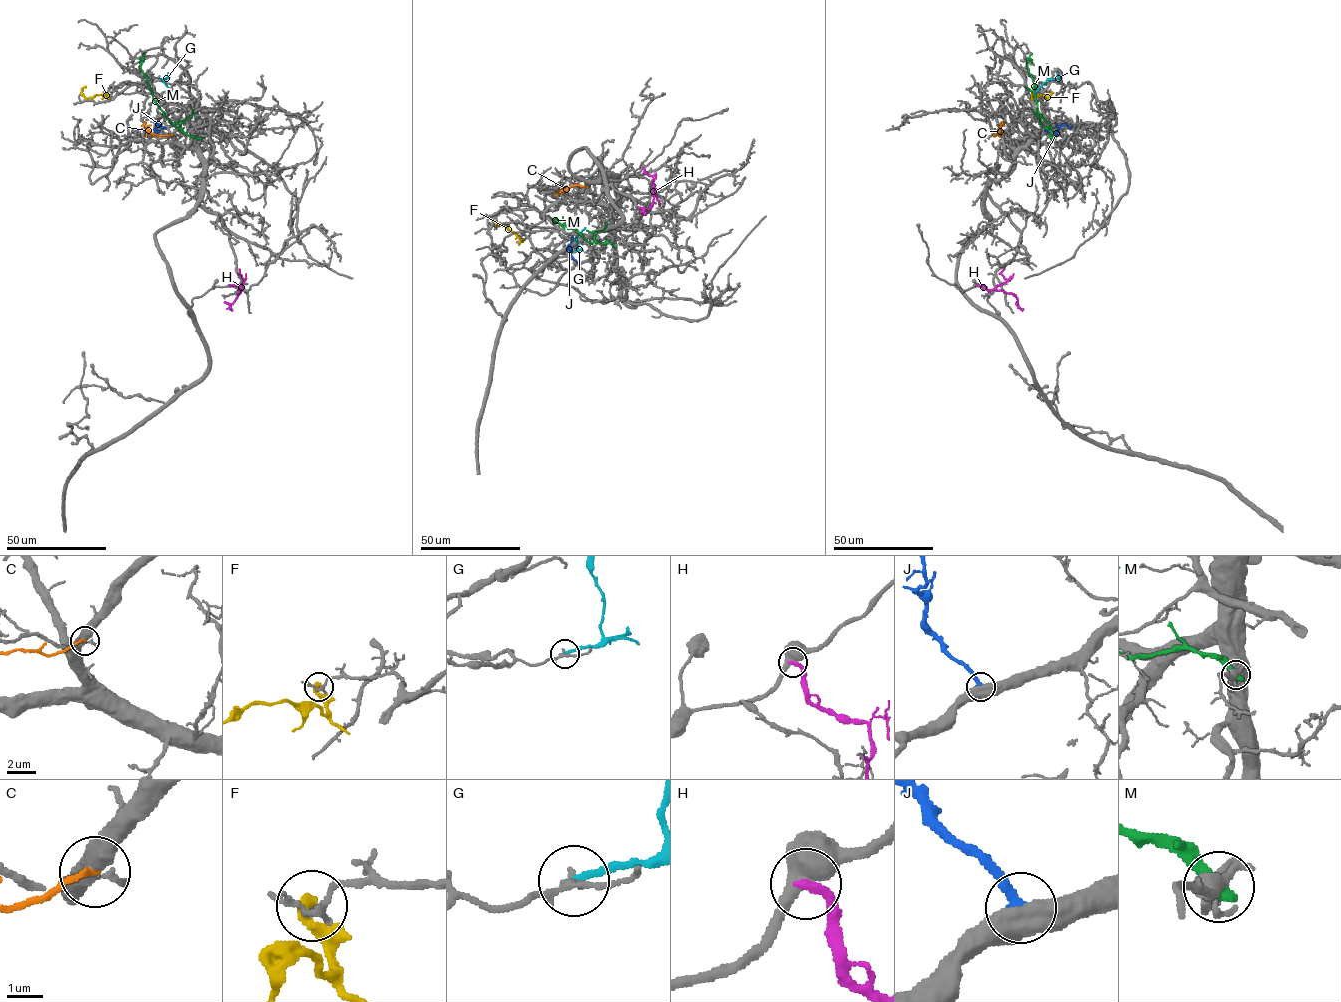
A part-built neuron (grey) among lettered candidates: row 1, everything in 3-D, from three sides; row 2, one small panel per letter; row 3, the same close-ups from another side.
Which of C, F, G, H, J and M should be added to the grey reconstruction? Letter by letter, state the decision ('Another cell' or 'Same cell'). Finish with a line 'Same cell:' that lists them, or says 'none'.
C: Another cell
F: Another cell
G: Another cell
H: Another cell
J: Same cell
M: Another cell
Same cell: J

